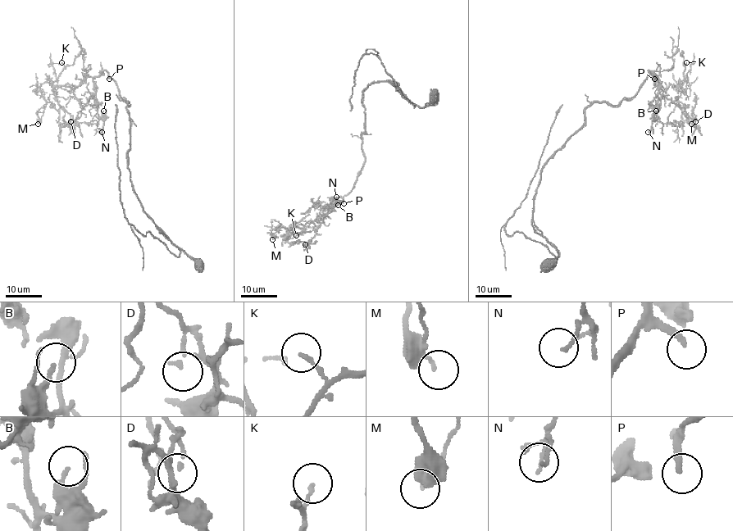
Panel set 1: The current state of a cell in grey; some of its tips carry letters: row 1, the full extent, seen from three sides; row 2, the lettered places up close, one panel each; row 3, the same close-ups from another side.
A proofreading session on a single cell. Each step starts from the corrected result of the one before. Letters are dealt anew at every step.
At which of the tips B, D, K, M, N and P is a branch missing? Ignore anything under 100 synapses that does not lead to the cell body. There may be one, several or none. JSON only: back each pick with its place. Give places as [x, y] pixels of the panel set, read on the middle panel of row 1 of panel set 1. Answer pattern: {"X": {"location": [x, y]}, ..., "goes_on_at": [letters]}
{"P": {"location": [343, 203]}, "goes_on_at": ["P"]}

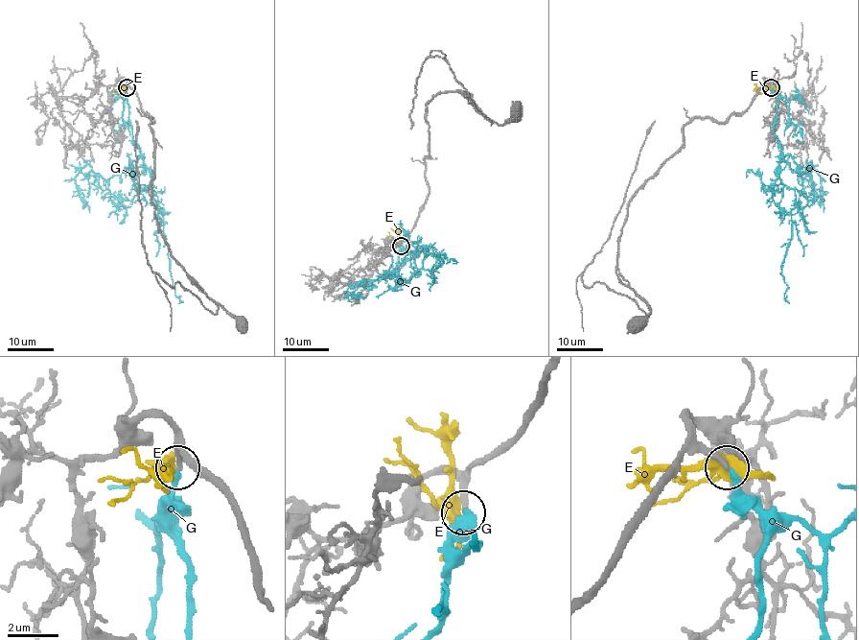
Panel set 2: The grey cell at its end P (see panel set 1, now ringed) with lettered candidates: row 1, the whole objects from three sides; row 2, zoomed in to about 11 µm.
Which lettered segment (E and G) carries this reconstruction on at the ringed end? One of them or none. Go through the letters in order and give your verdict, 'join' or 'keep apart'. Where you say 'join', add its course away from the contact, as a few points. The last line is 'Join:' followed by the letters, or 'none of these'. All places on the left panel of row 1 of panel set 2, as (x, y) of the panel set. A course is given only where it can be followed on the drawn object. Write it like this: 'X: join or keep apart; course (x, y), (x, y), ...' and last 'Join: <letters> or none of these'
E: keep apart
G: join; course (127, 87), (134, 145), (152, 180), (148, 191), (163, 218), (170, 275), (174, 294), (181, 300), (178, 303)
Join: G

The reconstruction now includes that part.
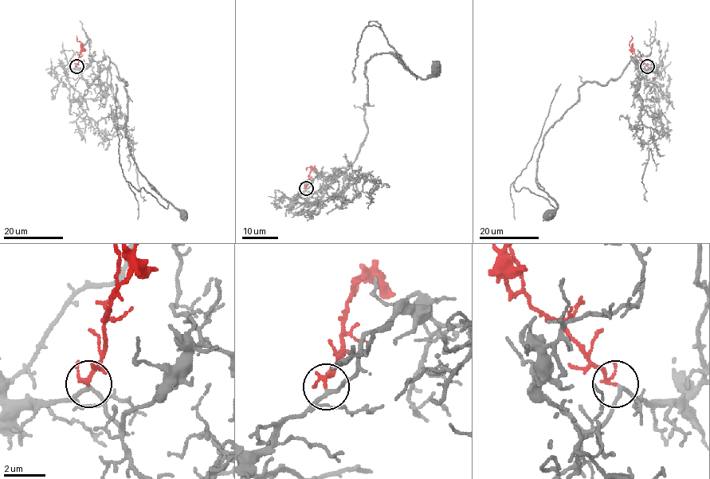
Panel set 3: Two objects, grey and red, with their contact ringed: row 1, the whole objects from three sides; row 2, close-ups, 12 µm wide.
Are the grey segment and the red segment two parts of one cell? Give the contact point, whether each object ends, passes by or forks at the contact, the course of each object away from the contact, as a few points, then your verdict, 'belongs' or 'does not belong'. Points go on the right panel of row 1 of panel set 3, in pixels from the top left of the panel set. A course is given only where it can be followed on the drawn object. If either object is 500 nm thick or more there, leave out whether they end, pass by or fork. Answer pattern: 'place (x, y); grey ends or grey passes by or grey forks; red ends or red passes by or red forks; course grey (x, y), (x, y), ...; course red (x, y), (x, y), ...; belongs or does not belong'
place (647, 66); grey passes by; red passes by; course grey (648, 66), (631, 56), (616, 79), (585, 82), (544, 136), (536, 179), (555, 208), (514, 182), (560, 84); course red (648, 66), (629, 45), (631, 35); belongs

